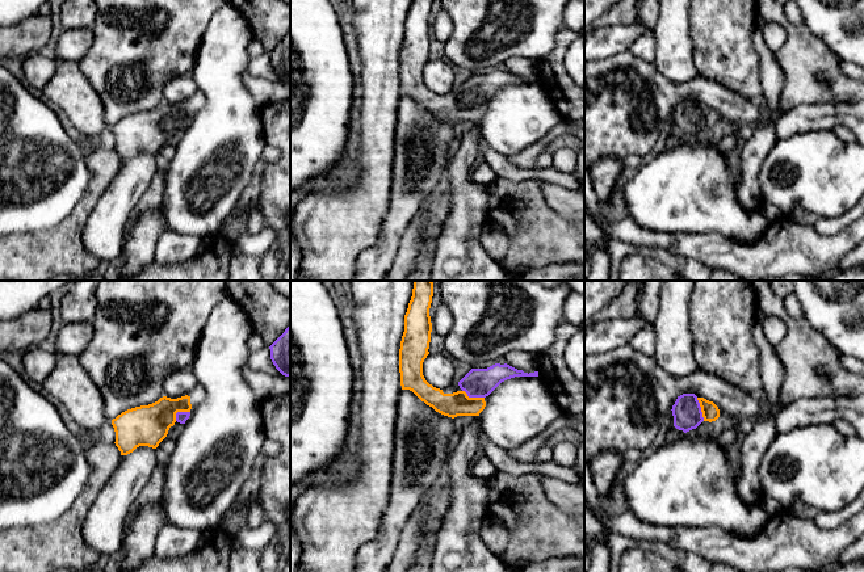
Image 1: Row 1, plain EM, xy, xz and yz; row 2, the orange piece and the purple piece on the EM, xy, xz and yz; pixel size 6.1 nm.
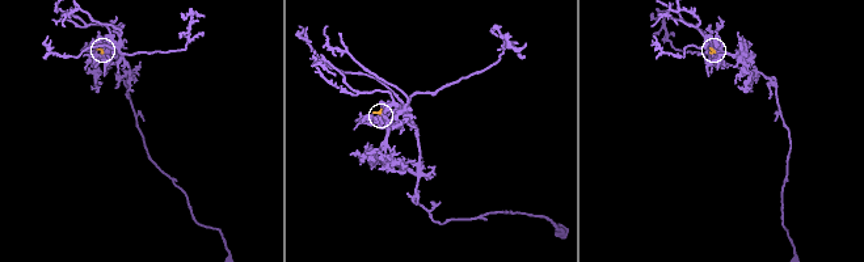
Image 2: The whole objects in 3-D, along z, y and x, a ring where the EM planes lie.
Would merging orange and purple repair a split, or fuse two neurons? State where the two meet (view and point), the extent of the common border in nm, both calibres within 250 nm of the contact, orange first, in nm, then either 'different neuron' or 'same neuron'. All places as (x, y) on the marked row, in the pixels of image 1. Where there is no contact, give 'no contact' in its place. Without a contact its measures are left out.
contact xz (473, 398); length 140 nm; calibres 150 and 180 nm; same neuron

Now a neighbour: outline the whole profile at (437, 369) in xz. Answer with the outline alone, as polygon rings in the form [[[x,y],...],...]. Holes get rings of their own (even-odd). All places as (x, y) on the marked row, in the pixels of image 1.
[[[446,353],[428,354],[423,362],[423,375],[436,388],[450,387],[454,382],[453,358]]]

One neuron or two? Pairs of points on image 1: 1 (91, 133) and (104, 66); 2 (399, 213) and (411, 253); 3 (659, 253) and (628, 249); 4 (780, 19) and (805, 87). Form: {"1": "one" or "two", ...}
{"1": "two", "2": "two", "3": "one", "4": "one"}

